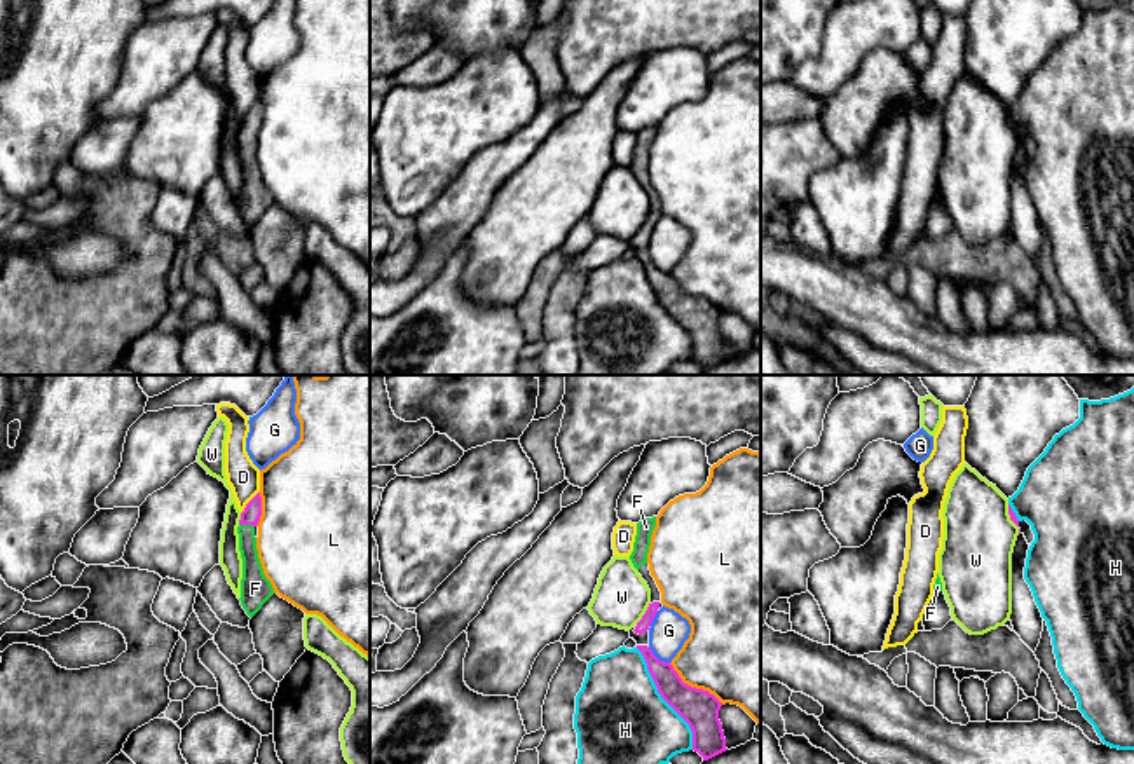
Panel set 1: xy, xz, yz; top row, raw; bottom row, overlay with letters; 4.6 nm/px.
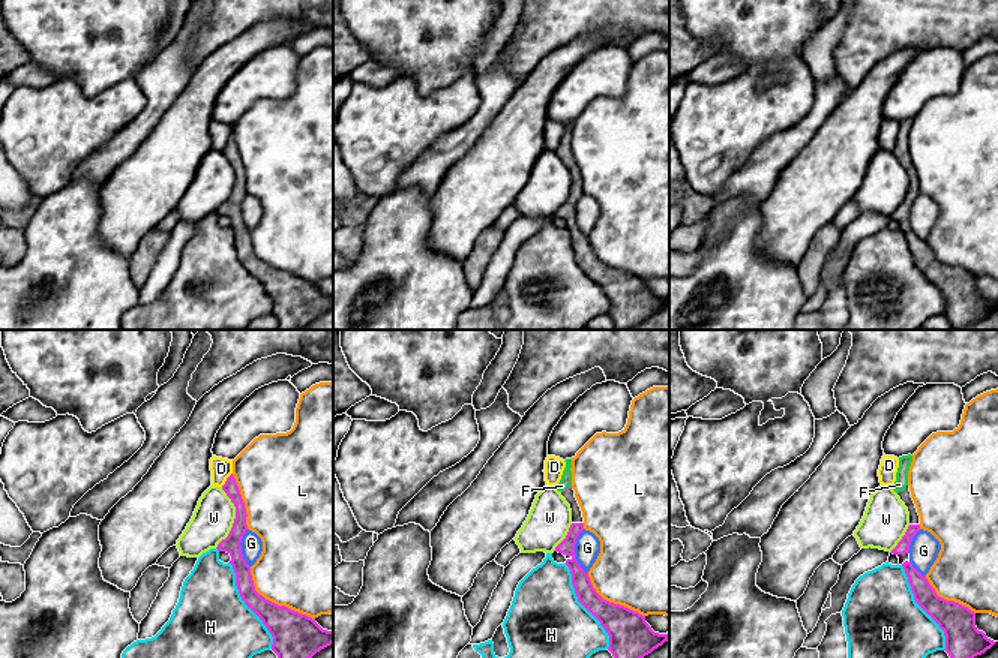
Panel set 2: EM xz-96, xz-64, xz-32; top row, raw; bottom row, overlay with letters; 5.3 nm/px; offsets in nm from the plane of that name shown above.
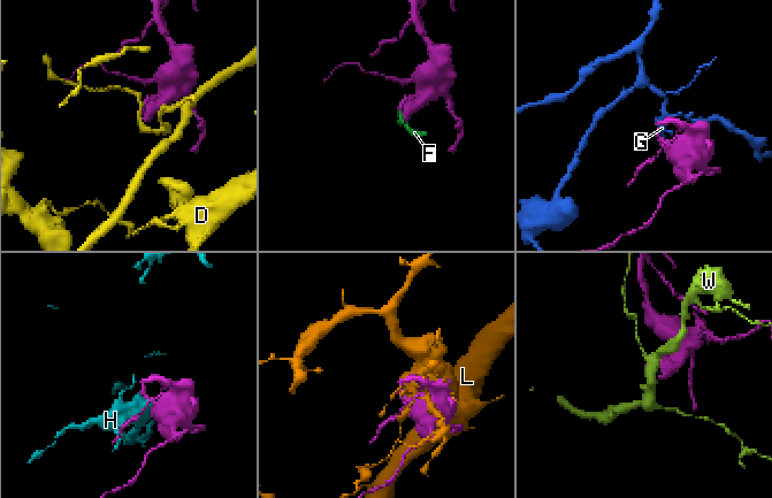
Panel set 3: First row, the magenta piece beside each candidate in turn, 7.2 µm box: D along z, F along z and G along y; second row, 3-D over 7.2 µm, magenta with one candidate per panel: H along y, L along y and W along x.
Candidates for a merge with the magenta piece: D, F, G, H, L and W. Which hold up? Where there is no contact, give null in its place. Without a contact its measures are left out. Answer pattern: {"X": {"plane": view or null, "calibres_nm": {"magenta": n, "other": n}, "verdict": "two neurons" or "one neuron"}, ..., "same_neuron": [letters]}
{"D": {"plane": "xy", "calibres_nm": {"magenta": 90, "other": 150}, "verdict": "two neurons"}, "F": {"plane": "xy", "calibres_nm": {"magenta": 90, "other": 100}, "verdict": "one neuron"}, "G": {"plane": "xz", "calibres_nm": {"magenta": 150, "other": 180}, "verdict": "two neurons"}, "H": {"plane": "xz", "calibres_nm": {"magenta": 170, "other": 440}, "verdict": "two neurons"}, "L": {"plane": "xz", "calibres_nm": {"magenta": 170, "other": 440}, "verdict": "two neurons"}, "W": {"plane": "xz", "calibres_nm": {"magenta": 60, "other": 260}, "verdict": "two neurons"}, "same_neuron": ["F"]}

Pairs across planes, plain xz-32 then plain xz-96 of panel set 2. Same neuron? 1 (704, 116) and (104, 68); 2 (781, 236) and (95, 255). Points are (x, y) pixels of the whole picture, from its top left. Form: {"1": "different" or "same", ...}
{"1": "different", "2": "different"}

